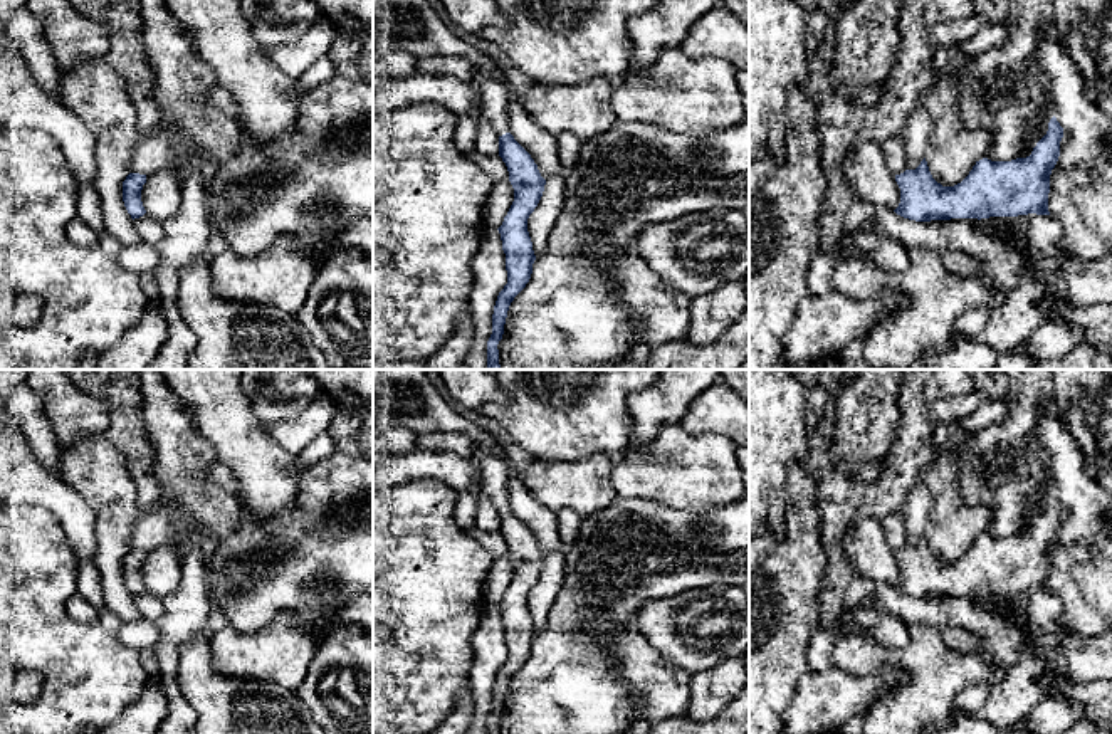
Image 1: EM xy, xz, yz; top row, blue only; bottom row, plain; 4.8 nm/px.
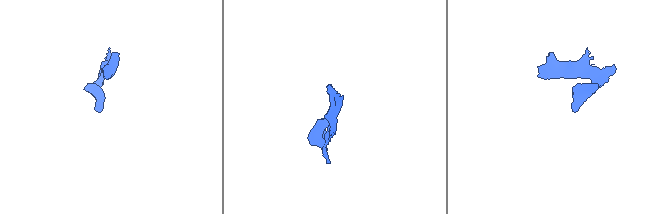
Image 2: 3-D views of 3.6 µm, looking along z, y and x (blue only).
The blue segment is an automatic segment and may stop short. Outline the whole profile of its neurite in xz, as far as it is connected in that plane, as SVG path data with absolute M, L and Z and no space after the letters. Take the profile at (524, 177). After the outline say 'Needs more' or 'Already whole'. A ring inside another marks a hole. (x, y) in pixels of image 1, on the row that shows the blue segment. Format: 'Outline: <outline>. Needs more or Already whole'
Outline: M475 71L474 81L482 96L482 114L499 136L499 156L507 166L514 188L514 202L497 228L506 254L507 284L499 292L492 334L487 341L487 370L501 370L497 344L504 334L507 311L514 297L526 287L536 260L527 232L527 218L538 207L546 180L531 155L514 139L509 129L509 96L506 86L489 72Z. Needs more

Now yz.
Outline: M1053 116L1030 156L1011 161L983 158L954 186L937 183L924 158L915 170L895 175L900 203L894 212L915 222L1050 215L1050 175L1060 156L1062 138L1063 128Z. Already whole

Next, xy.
Outline: M129 173L123 181L123 202L131 218L139 218L146 213L141 202L141 190L146 183L146 175Z. Already whole

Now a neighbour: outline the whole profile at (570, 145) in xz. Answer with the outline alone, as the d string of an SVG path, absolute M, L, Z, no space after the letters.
M559 133L556 139L559 144L559 161L563 168L568 170L576 163L583 141L573 133Z

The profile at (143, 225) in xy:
M144 213L139 218L133 220L134 230L139 235L141 242L156 247L163 237L161 223L151 215Z

